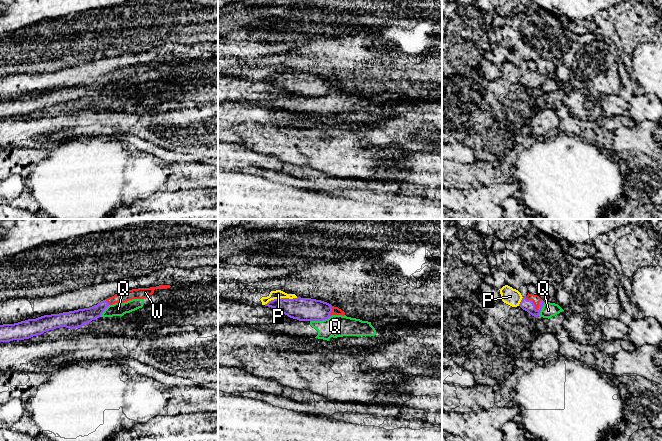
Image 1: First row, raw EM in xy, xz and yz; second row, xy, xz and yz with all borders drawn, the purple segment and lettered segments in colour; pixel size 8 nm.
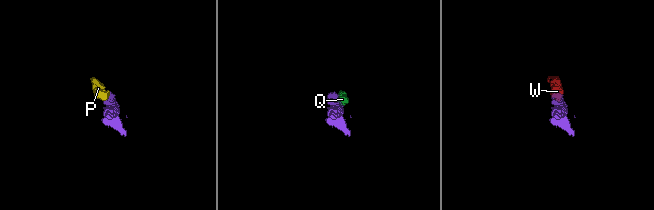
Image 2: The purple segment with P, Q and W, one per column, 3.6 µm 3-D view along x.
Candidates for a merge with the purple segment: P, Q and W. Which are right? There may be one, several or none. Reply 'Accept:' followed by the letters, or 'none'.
Accept: W

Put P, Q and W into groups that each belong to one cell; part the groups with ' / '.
P / Q / W

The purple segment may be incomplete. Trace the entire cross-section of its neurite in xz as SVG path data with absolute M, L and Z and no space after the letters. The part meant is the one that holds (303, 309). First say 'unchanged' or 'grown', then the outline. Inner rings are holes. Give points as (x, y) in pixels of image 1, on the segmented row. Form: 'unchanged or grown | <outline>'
grown | M281 298L269 301L265 306L299 321L322 321L332 315L345 315L345 312L331 304L311 298Z

